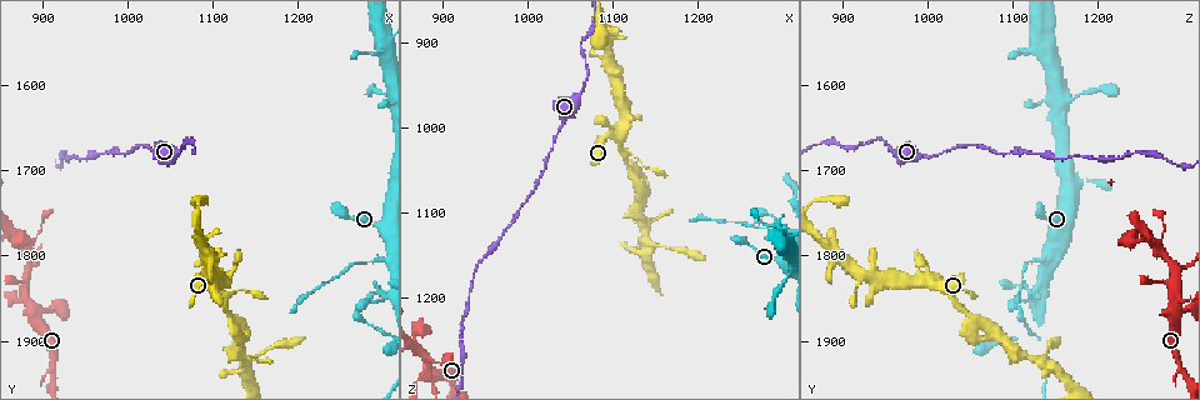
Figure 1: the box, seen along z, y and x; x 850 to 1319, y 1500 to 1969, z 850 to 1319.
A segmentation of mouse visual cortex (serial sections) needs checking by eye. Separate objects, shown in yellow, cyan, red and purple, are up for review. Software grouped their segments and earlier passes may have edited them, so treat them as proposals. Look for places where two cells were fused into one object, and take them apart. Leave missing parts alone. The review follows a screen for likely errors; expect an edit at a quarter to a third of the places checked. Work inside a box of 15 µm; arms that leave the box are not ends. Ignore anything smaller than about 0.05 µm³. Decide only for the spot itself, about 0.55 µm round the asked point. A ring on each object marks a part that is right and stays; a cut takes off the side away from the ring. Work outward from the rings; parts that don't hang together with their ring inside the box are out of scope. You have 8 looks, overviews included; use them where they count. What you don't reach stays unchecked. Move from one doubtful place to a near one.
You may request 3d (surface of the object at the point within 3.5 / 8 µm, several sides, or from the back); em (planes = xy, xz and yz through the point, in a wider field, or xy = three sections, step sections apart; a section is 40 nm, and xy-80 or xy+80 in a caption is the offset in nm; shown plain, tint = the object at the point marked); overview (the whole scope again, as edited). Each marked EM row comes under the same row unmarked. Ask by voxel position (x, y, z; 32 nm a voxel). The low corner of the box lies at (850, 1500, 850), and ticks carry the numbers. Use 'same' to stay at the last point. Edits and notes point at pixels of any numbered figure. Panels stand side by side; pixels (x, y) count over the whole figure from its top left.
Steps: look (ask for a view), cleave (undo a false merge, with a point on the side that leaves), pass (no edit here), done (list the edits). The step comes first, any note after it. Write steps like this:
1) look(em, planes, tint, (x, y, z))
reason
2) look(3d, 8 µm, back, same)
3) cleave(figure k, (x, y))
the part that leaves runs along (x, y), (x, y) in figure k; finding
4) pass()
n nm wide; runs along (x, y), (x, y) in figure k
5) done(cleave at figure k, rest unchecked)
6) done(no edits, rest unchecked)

look(3d, 3.5 µm, (1065, 1665, 945))
sharp bend

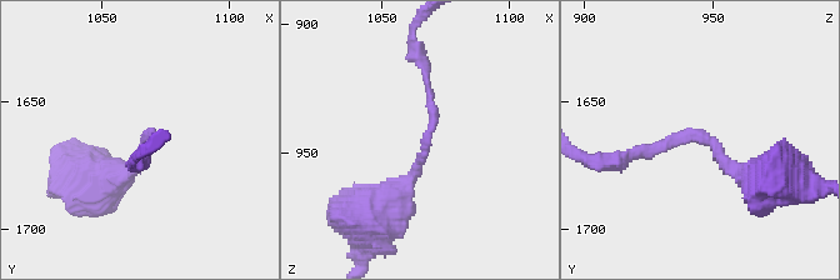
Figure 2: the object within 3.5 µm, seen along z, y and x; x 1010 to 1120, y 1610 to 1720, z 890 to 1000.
look(em, xy, step 5, tint, (1069, 1663, 945))
arms of 100, 200 nm

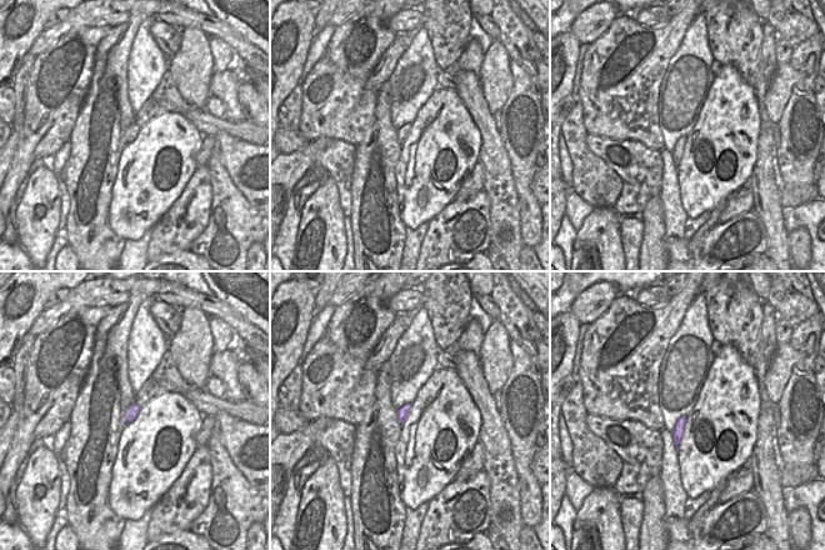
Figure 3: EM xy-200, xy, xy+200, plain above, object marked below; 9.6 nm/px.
look(em, xy, step 2, tint, same)
another direction

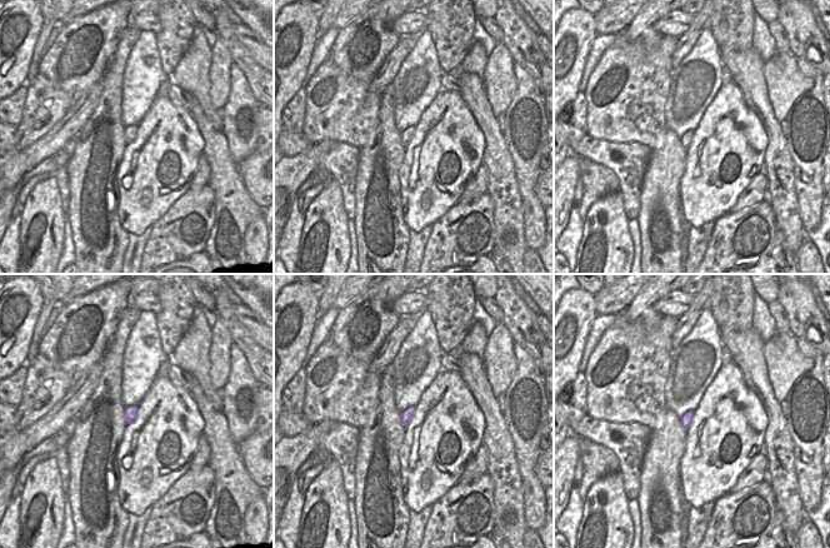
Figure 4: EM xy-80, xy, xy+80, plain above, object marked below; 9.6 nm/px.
pass()
runs along (398, 195), (431, 129), (424, 64) in figure 2; all the same cell

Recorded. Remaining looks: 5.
look(3d, 3.5 µm, (1100, 1830, 1005))
abrupt turn

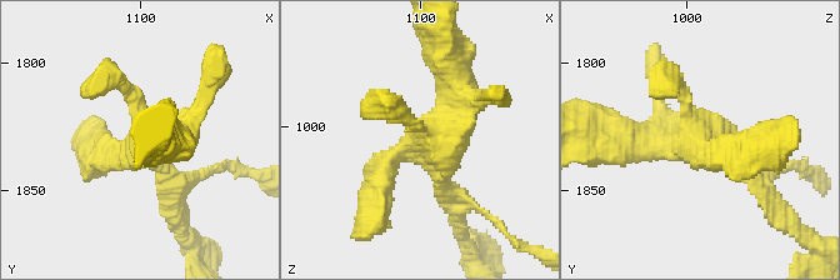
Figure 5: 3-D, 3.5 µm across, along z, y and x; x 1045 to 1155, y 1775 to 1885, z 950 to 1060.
look(em, planes, tint, (1103, 1832, 1005))

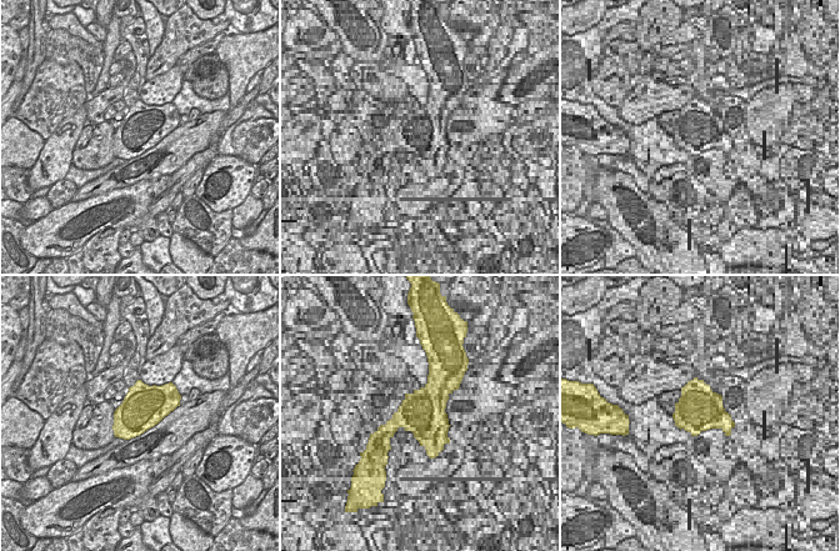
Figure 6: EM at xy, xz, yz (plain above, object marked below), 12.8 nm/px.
pass()
runs along (376, 195), (388, 160), (454, 109), (450, 64) in figure 5; one cell here

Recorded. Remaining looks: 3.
look(3d, 3.5 µm, (1145, 1920, 1135))

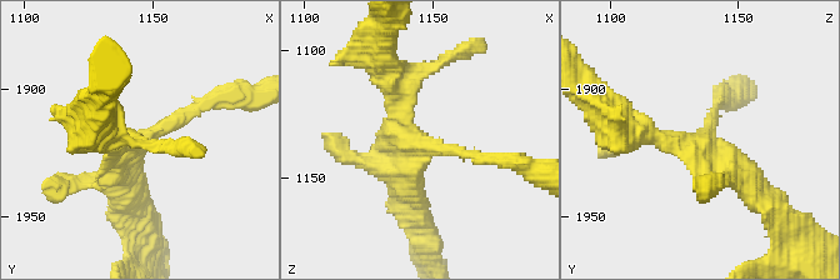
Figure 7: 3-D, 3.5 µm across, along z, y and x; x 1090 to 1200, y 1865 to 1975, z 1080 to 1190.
look(em, planes, tint, (1143, 1923, 1137))
now the EM

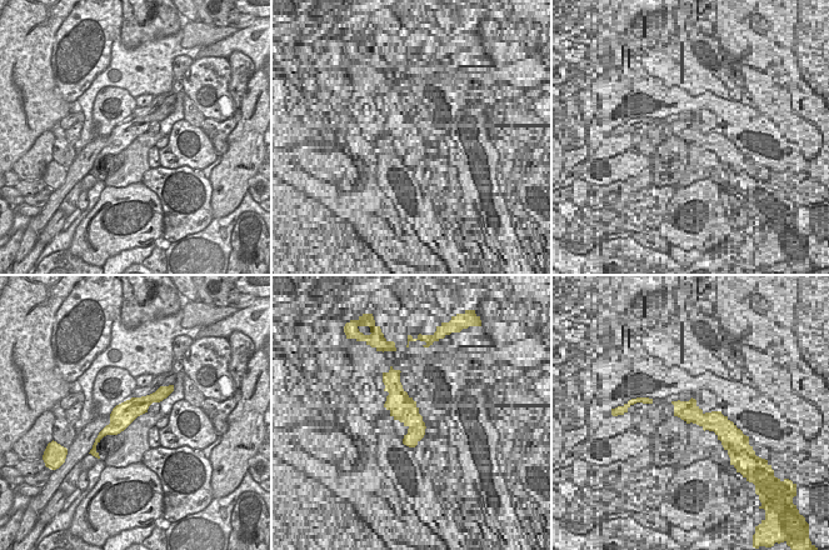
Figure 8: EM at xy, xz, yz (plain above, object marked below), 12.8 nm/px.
pass()
runs along (163, 391), (130, 409), (105, 431) in figure 8; one cell here

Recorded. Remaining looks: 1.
done(no edits, rest unchecked)

